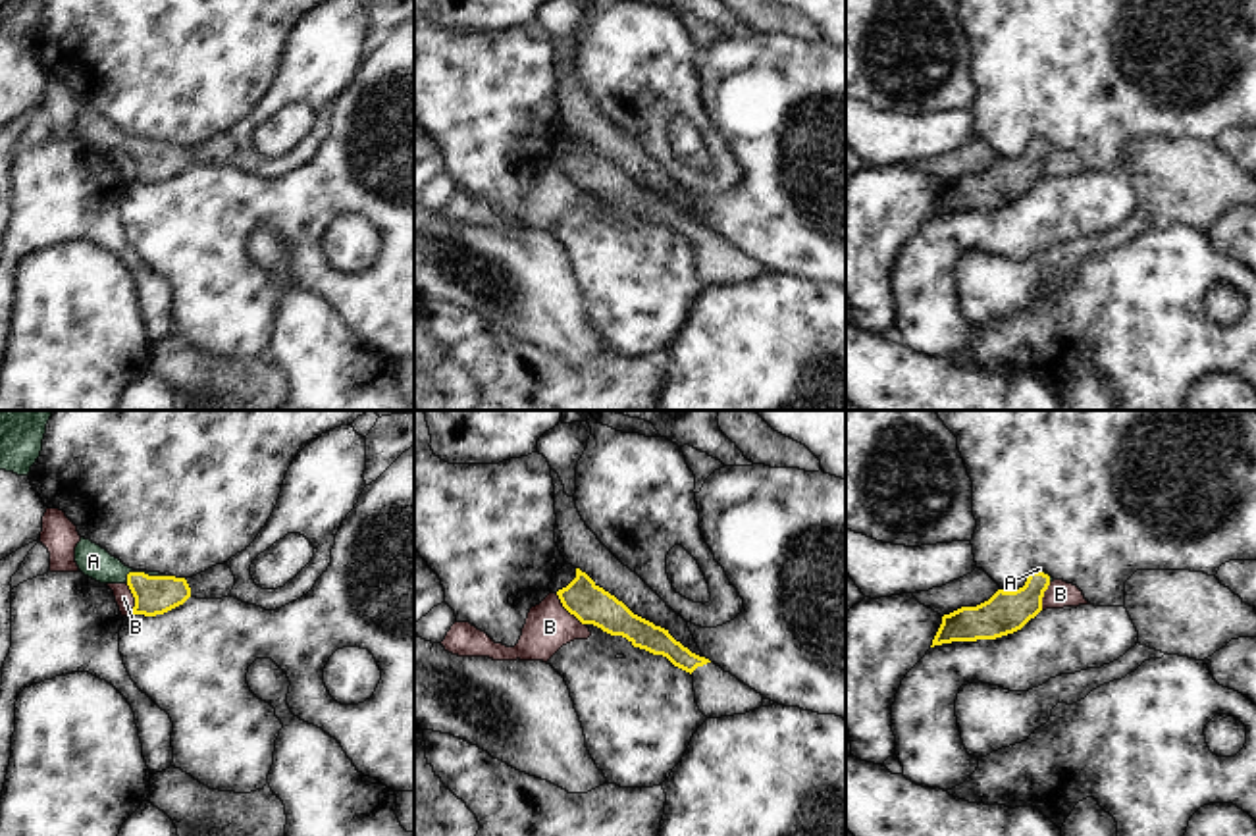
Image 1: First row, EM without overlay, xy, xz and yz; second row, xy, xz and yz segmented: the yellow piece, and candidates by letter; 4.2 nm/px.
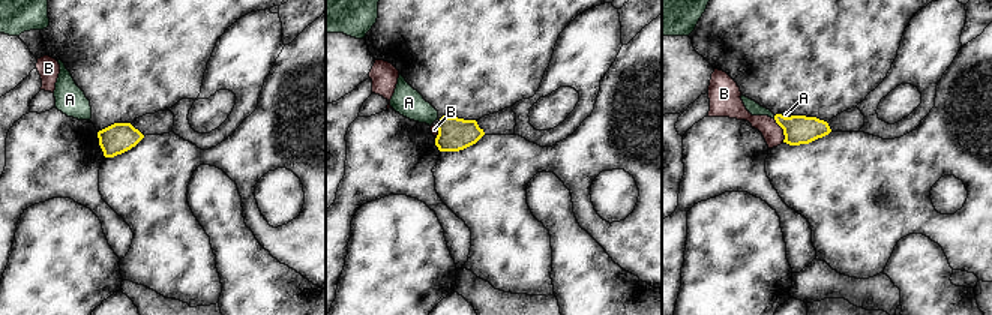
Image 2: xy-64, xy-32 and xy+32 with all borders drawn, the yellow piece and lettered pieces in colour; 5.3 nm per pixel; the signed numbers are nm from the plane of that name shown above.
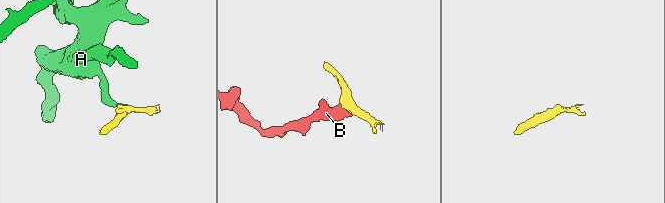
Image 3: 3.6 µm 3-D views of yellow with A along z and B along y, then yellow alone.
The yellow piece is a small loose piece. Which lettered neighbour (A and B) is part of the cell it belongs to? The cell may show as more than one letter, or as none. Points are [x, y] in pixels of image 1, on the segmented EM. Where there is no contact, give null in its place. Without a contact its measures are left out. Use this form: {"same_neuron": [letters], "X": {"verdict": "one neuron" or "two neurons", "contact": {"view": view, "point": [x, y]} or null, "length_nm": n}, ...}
{"same_neuron": ["A"], "A": {"verdict": "one neuron", "contact": {"view": "xy", "point": [141, 573]}, "length_nm": 170}, "B": {"verdict": "two neurons", "contact": {"view": "xz", "point": [569, 611]}, "length_nm": 180}}

